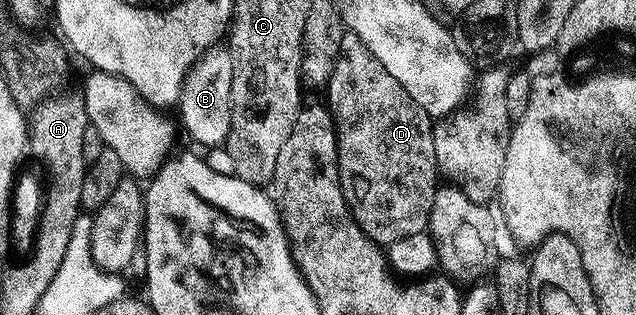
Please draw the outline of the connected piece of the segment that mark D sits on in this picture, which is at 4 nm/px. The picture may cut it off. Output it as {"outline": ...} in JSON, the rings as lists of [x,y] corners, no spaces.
{"outline":[[[344,31],[341,38],[339,57],[333,66],[325,95],[326,107],[335,123],[339,185],[357,226],[361,226],[363,233],[380,246],[390,246],[401,238],[427,232],[433,198],[441,184],[441,166],[435,160],[433,146],[433,117],[417,106],[417,102],[409,98],[405,86],[401,86],[401,82],[397,82],[397,78],[393,78],[377,58],[373,58],[373,50],[369,50],[357,34],[348,31]]]}

